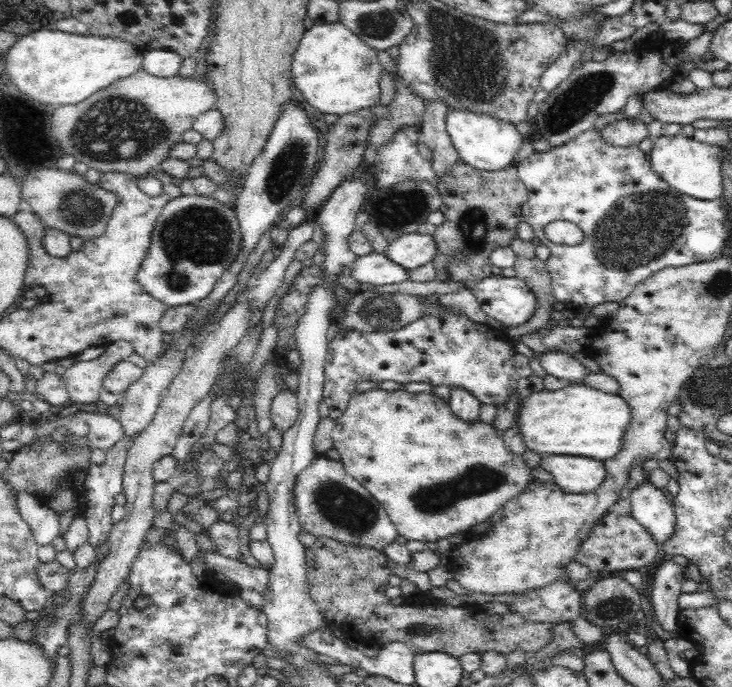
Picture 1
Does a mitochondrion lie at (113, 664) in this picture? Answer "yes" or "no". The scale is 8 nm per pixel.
no

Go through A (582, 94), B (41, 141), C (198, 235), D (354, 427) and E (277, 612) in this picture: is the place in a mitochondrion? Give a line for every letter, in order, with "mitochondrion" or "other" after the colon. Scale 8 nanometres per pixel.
A: mitochondrion
B: other
C: mitochondrion
D: other
E: other

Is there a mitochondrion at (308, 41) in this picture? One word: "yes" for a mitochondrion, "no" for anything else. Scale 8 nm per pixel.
no

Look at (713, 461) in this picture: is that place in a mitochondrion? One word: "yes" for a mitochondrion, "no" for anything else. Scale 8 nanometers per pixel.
no

